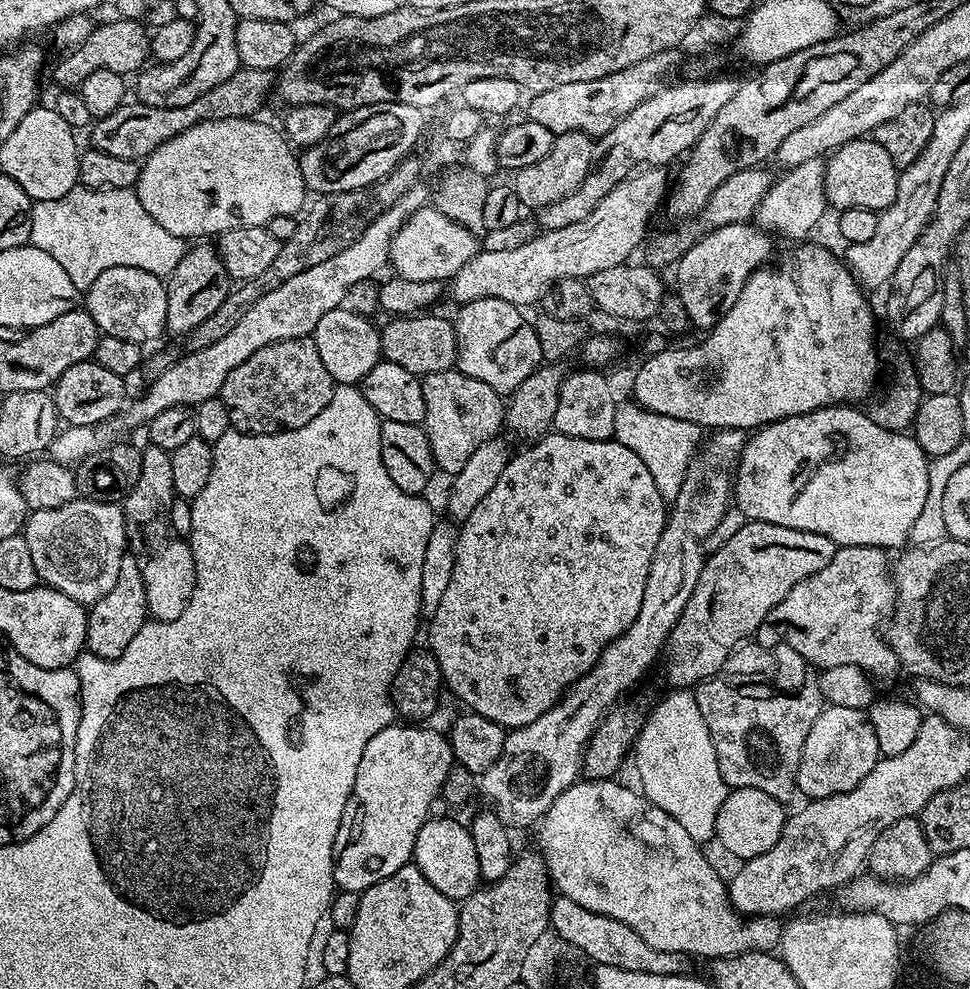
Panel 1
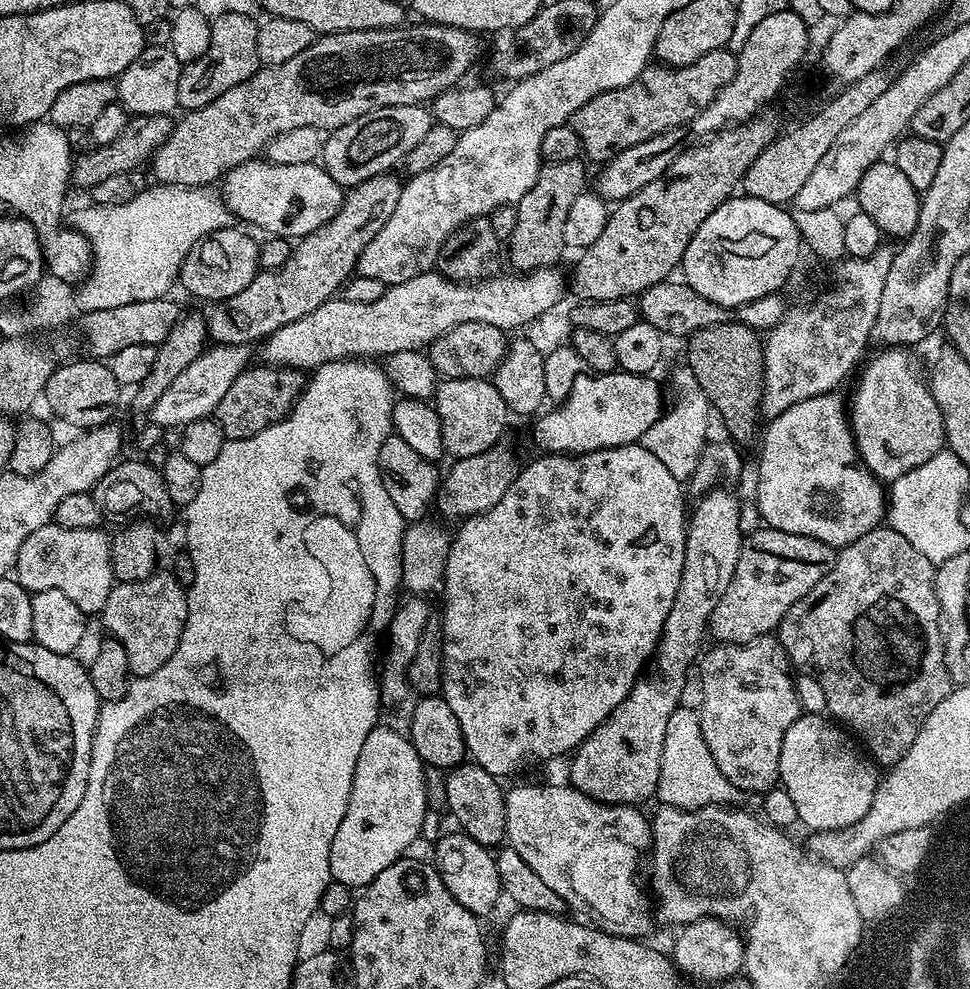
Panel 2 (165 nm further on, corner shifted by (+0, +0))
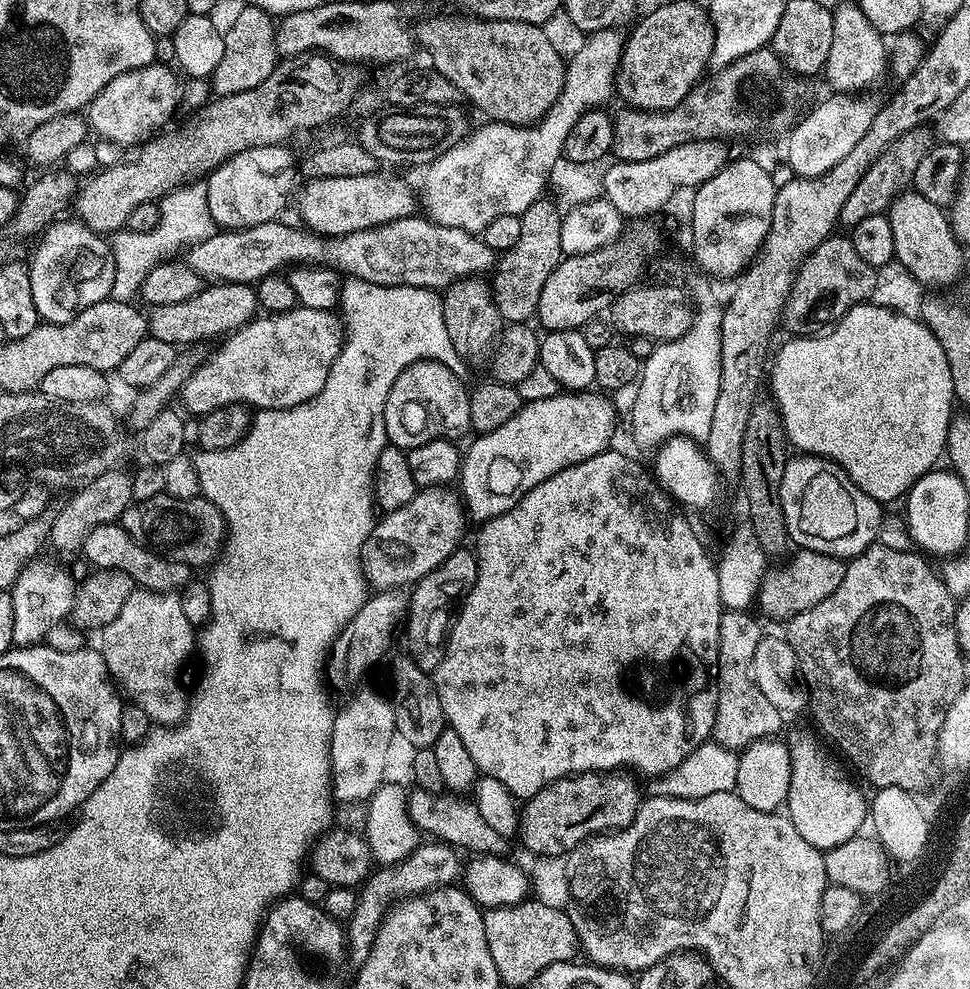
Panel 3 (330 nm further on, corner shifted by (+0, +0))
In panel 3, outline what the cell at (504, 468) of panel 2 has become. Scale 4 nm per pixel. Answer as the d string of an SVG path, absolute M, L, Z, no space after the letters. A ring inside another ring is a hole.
M441 486L438 488L422 488L417 491L406 506L398 506L398 510L384 512L372 525L372 532L368 535L368 541L364 543L364 573L371 587L376 590L387 590L390 588L407 589L414 586L430 570L442 566L450 554L465 543L464 531L470 525L469 517L463 499L455 487Z

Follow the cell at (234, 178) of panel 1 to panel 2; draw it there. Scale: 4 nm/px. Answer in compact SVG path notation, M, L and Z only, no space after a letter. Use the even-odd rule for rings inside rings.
M267 158L246 160L222 177L222 195L237 221L253 224L264 234L299 238L318 230L340 212L346 192L319 163L272 164Z

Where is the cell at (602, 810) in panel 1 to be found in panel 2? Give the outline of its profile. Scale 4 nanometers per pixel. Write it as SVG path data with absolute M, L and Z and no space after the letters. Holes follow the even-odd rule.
M520 784L517 788L508 788L505 798L506 808L506 826L507 843L514 850L518 850L518 854L522 854L522 858L526 858L526 862L536 874L538 878L542 878L542 882L546 882L546 886L550 886L550 890L554 890L559 896L567 897L568 892L573 892L594 915L597 916L599 923L605 932L614 933L615 936L630 937L632 939L642 938L646 936L652 928L652 916L654 920L654 908L650 903L650 896L640 889L640 884L636 881L636 871L640 868L640 855L649 851L652 842L652 825L649 817L640 813L639 807L631 804L602 804L600 801L590 798L586 794L582 794L578 789L571 786L560 784Z

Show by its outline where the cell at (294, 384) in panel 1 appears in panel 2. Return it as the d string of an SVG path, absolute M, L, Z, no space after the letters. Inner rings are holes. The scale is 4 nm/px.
M258 364L256 368L250 366L226 390L225 397L218 402L214 419L227 440L253 437L288 416L304 391L305 383L306 376L301 369L265 364Z

